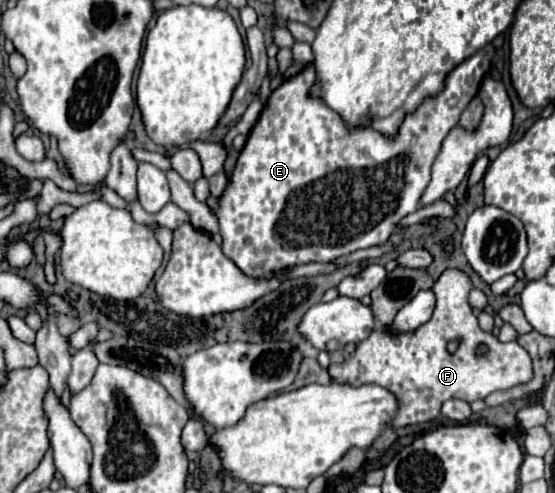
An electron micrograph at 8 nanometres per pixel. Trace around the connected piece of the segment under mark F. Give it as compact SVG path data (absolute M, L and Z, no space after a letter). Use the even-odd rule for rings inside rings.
M446 270L434 284L434 294L436 294L436 308L432 318L420 326L416 332L410 334L390 334L382 330L374 330L364 342L356 346L356 354L350 360L344 360L342 364L330 364L330 376L338 382L348 382L354 386L360 384L380 384L388 390L392 390L398 400L400 400L400 412L394 418L394 428L408 426L408 424L420 424L420 422L430 422L438 418L440 406L450 400L450 398L460 398L464 402L474 402L480 398L486 398L488 394L496 390L508 390L518 384L526 384L532 376L532 358L518 342L508 342L502 344L496 340L496 336L484 332L478 326L478 320L468 304L468 292L470 292L470 278L462 274L460 270ZM460 338L460 346L456 354L448 354L446 344L450 340ZM484 344L486 352L480 354L478 346Z

